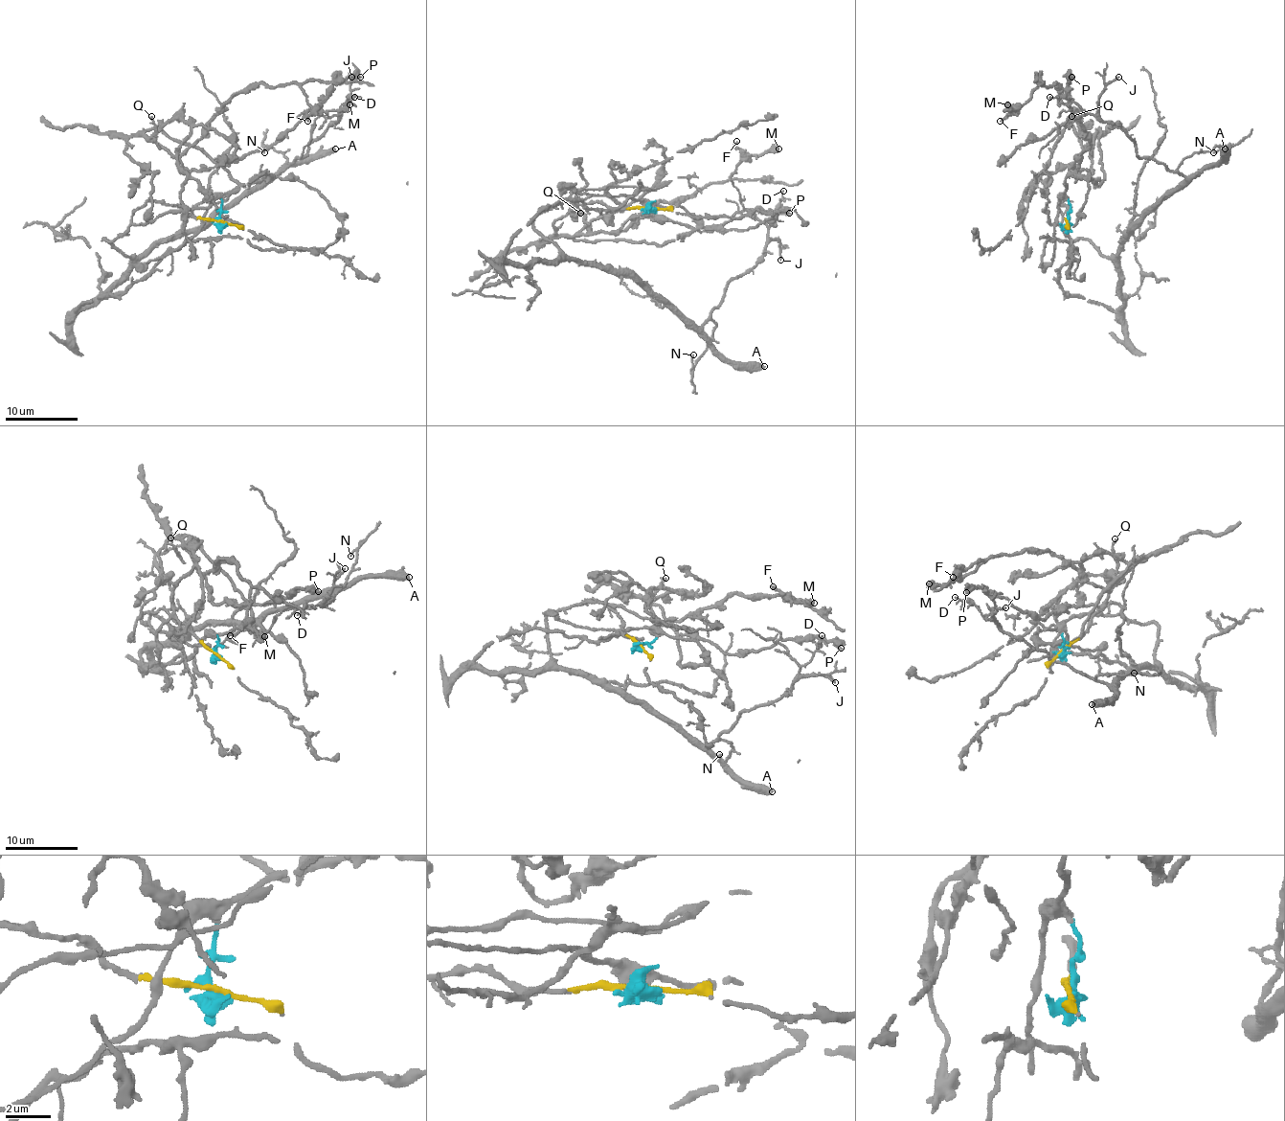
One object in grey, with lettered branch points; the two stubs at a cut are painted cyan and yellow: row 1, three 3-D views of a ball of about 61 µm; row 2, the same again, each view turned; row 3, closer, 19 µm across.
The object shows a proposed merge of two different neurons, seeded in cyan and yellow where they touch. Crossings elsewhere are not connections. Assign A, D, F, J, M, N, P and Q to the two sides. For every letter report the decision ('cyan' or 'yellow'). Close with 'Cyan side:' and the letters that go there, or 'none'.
A: yellow
D: yellow
F: cyan
J: yellow
M: cyan
N: yellow
P: cyan
Q: cyan
Cyan side: F, M, P, Q

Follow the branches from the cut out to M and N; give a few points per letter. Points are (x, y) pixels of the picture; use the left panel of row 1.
M: (221, 221), (227, 192), (268, 175), (237, 183), (148, 128), (181, 156), (261, 83), (349, 105)
N: (221, 221), (146, 201), (105, 240), (126, 256), (146, 254), (201, 230), (281, 171), (284, 154), (264, 152)

